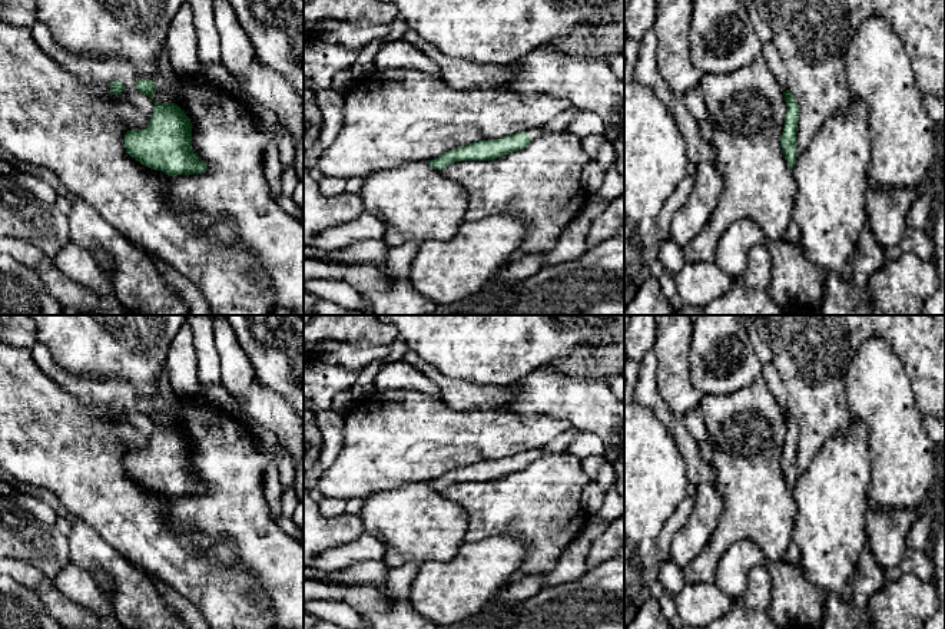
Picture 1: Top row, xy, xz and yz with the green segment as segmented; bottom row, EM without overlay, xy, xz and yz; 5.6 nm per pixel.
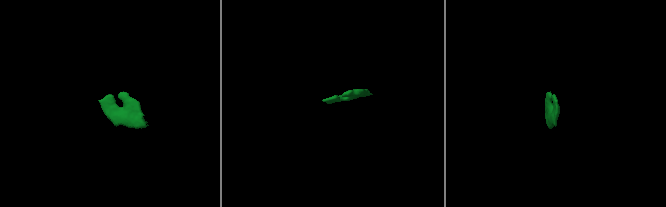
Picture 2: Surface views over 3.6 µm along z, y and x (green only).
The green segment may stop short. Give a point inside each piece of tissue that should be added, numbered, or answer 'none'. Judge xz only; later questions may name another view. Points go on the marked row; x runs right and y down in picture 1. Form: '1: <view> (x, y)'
1: xz (533, 133)

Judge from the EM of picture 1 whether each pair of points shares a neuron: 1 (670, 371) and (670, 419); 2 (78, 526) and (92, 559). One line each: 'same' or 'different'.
1: different
2: same

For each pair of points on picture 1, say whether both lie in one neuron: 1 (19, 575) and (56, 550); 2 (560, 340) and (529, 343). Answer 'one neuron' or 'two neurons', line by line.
1: two neurons
2: one neuron

